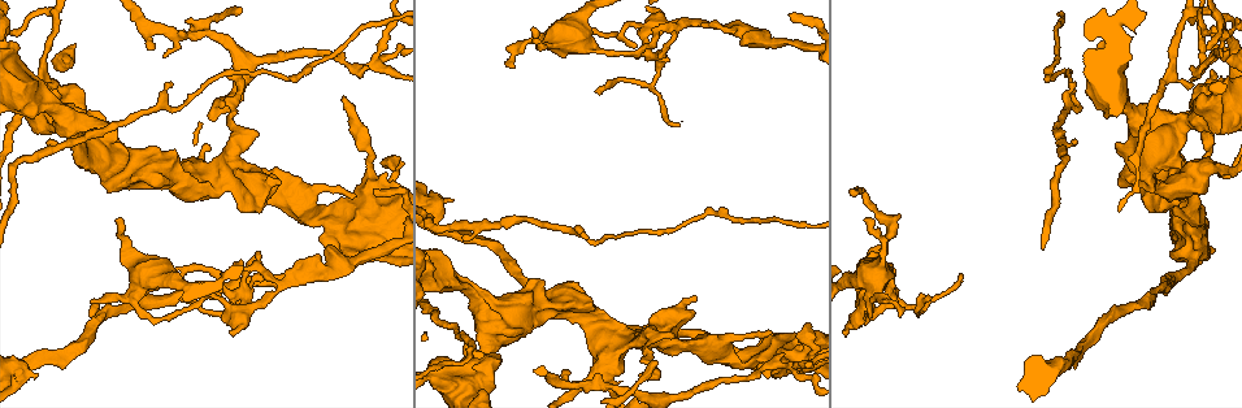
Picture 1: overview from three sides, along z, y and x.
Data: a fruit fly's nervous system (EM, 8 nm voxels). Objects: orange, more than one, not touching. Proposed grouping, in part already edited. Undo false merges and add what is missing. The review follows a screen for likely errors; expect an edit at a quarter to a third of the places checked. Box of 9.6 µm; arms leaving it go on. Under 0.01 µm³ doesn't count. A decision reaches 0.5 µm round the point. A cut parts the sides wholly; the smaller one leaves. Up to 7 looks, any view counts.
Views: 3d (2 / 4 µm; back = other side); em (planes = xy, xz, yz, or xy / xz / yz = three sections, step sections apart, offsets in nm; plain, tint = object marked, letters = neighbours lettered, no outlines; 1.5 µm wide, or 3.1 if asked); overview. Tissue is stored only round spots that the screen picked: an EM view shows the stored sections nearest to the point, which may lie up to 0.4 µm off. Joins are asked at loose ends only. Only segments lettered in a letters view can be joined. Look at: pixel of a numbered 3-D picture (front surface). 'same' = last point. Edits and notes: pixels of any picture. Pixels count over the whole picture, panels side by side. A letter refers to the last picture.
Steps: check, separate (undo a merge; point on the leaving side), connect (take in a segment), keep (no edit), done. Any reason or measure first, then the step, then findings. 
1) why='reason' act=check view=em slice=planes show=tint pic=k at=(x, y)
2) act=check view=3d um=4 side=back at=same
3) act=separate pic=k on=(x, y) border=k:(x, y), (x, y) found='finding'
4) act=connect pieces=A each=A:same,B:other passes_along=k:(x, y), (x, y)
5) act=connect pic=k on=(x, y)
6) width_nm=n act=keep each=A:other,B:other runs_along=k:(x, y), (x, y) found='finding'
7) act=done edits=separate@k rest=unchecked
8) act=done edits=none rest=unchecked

why='branch stops here' act=check view=em slice=planes show=letters pic=1 at=(355, 197)

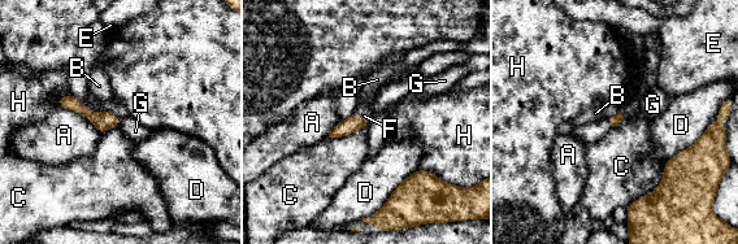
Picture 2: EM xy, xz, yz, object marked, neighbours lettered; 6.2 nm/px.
act=connect pieces=F each=A:other,B:other,C:other,D:other,E:other,F:same,G:other,H:other passes_along=2:(355, 122), (361, 117), (364, 107) found='it goes on there'

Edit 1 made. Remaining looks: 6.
why='redraw' act=check view=overview

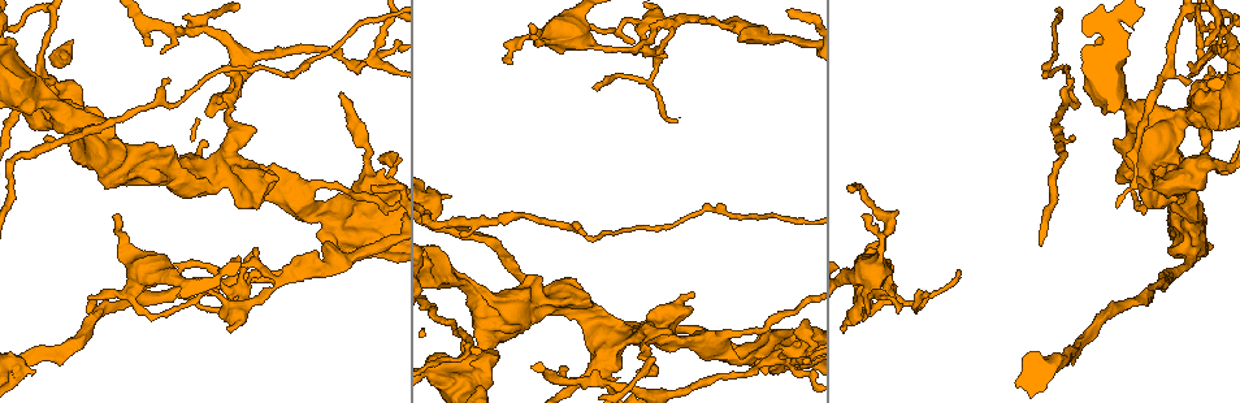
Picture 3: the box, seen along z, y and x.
why='tapers out' act=check view=em slice=planes show=letters pic=3 at=(958, 276)

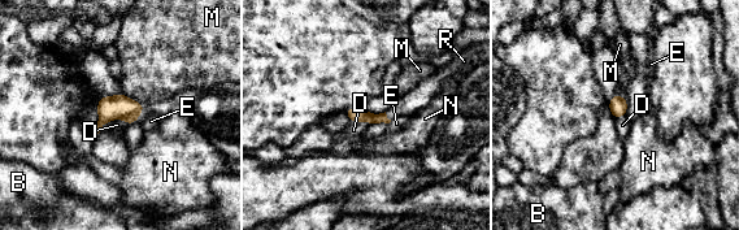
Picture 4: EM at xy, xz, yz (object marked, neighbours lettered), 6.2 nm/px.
act=connect pieces=D,R each=B:other,D:same,E:other,M:other,N:other,R:same found='it goes on there'

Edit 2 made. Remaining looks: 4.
why='tapers out' act=check view=3d um=2 side=back pic=3 at=(1071, 78)

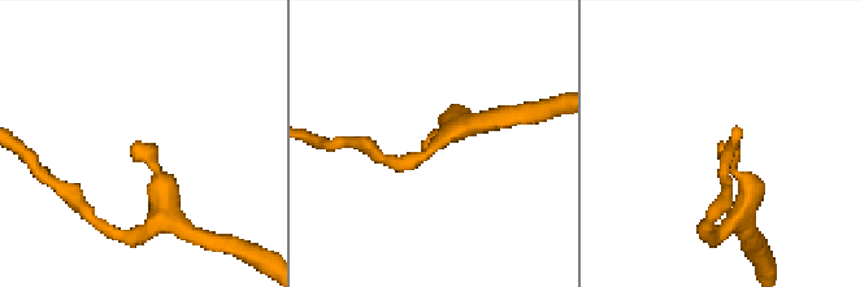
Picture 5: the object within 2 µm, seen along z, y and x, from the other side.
act=check view=em slice=xz step=4 show=tint pic=5 at=(424, 145)

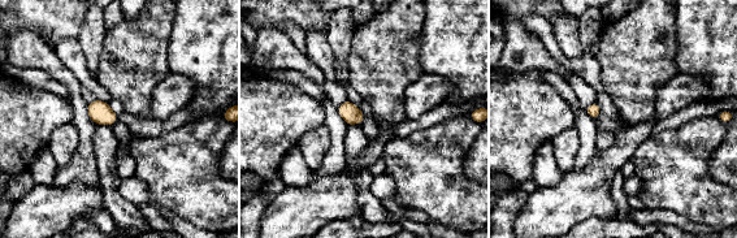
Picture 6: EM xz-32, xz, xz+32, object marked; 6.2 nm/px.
why='another direction' act=check view=em slice=planes show=letters at=same

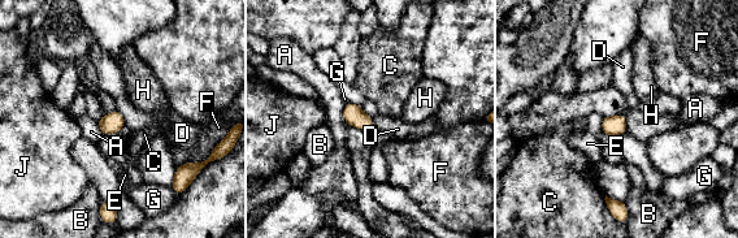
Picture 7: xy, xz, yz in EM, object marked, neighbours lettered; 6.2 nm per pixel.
act=keep each=A:other,B:other,C:other,D:other,E:other,F:other,G:other,H:other,J:other border=7:(117, 109), (125, 124) found='none of them fits'

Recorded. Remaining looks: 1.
act=done edits=connect@2,connect@4 rest=unchecked

